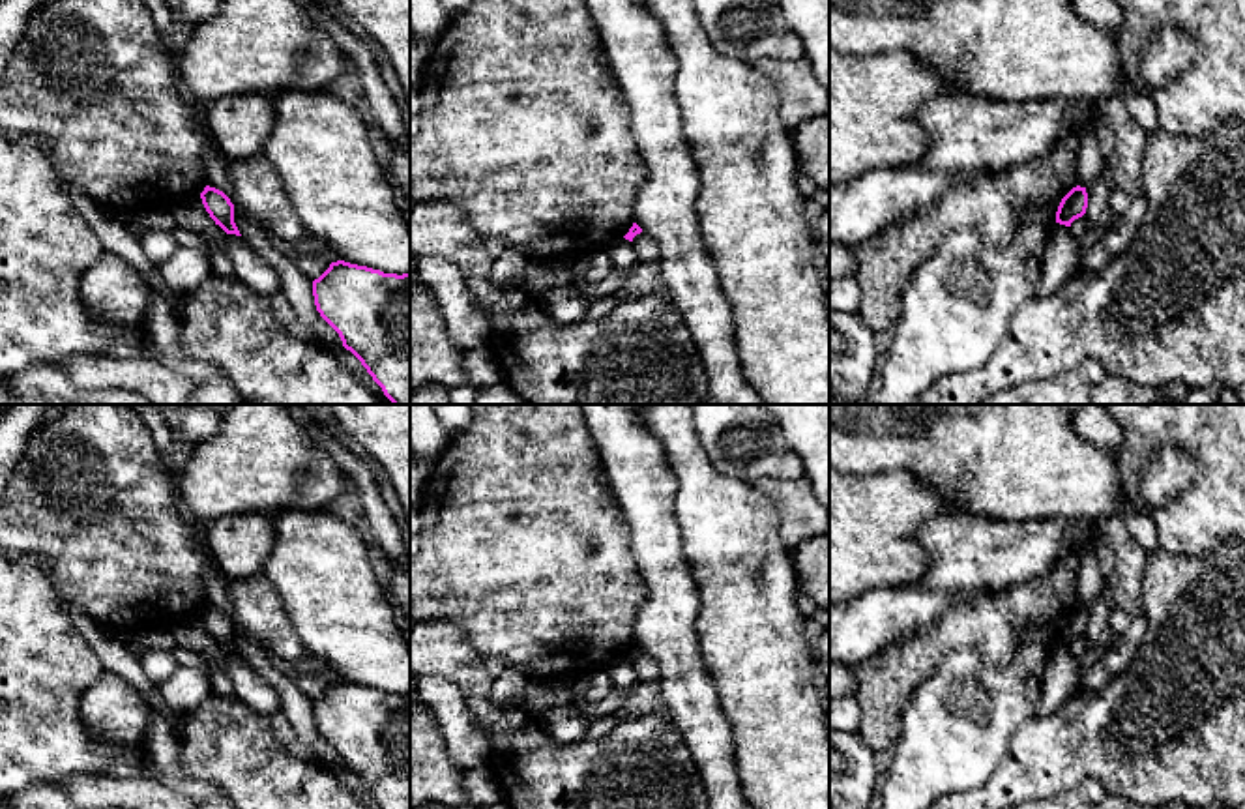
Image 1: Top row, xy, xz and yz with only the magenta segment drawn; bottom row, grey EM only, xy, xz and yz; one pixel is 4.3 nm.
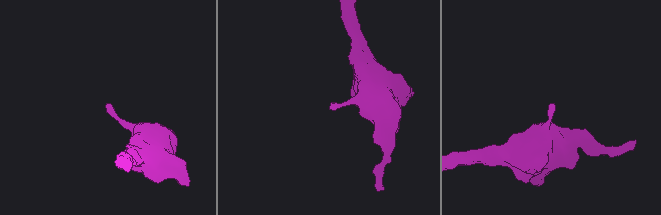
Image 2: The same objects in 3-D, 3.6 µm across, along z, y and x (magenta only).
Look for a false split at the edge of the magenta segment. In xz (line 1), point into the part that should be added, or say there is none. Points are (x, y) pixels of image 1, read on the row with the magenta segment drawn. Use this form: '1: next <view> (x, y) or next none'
1: next none

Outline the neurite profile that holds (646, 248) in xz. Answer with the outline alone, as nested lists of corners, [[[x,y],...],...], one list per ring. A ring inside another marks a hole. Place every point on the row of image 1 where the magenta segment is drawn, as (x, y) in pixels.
[[[640,232],[631,243],[640,262],[657,262],[661,251],[659,243],[652,236]]]

